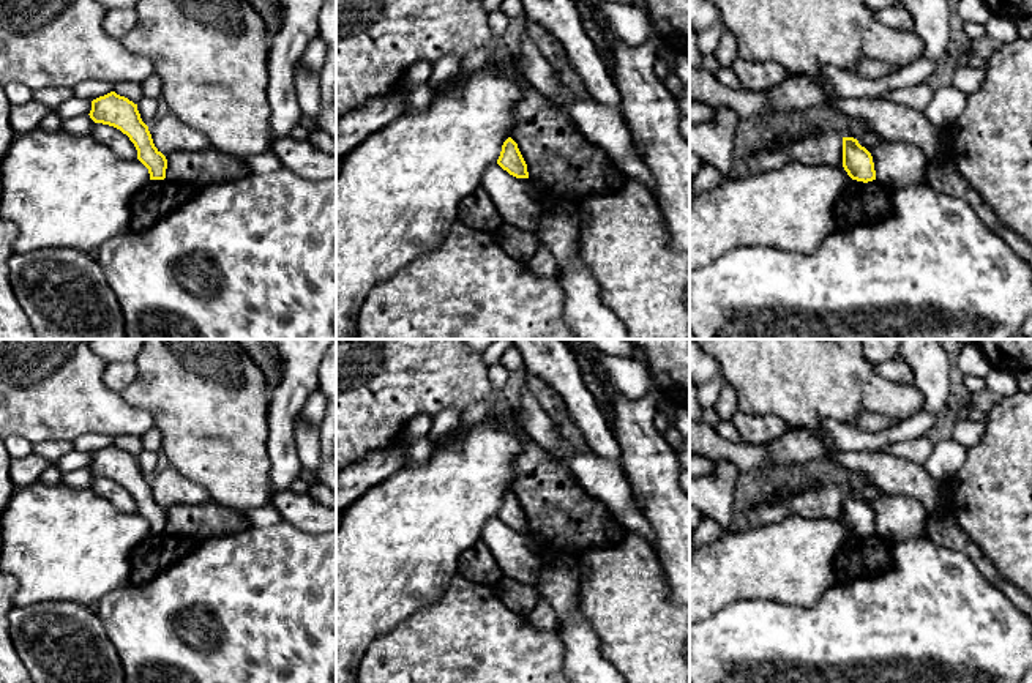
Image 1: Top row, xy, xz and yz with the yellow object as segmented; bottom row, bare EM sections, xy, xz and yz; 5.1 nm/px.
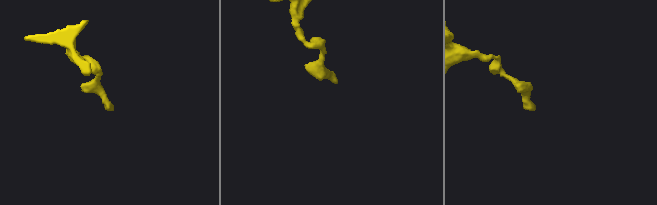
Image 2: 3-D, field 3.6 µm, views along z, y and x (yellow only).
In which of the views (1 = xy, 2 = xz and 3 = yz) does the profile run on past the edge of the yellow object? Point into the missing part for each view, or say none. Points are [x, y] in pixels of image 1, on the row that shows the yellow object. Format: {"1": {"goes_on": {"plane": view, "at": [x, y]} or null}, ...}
{"1": {"goes_on": null}, "2": {"goes_on": null}, "3": {"goes_on": null}}

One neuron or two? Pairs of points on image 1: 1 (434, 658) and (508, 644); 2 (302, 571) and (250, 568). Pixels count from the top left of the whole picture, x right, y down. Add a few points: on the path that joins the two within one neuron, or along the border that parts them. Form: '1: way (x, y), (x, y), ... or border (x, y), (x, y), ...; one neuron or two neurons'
1: way (453, 658), (489, 655); one neuron
2: way (289, 571), (262, 571); one neuron

